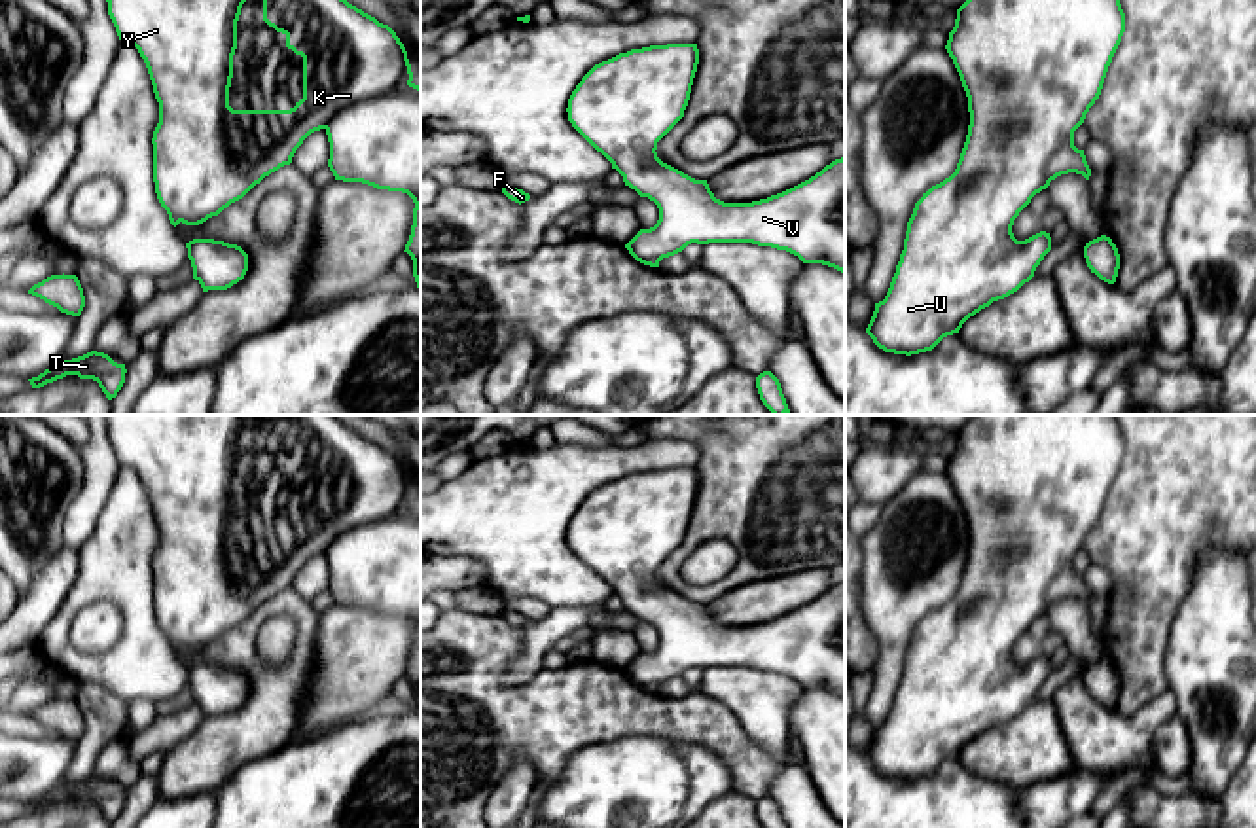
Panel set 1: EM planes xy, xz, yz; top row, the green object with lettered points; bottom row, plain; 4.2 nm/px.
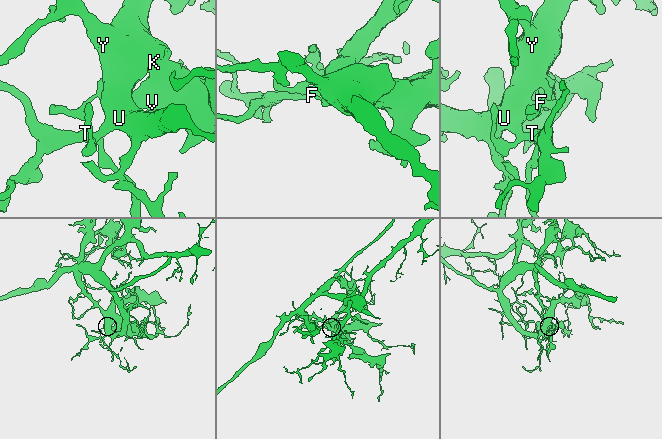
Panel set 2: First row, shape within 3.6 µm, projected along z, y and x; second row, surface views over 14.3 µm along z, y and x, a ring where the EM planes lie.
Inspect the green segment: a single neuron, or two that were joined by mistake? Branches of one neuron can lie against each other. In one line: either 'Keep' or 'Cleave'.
Keep

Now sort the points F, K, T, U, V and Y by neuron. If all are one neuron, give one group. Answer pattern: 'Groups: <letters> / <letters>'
Groups: F K T U V Y

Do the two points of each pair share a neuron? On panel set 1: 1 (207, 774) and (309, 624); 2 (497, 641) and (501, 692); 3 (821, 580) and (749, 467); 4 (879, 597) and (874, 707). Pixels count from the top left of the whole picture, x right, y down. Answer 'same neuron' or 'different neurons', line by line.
1: same neuron
2: same neuron
3: different neurons
4: same neuron

